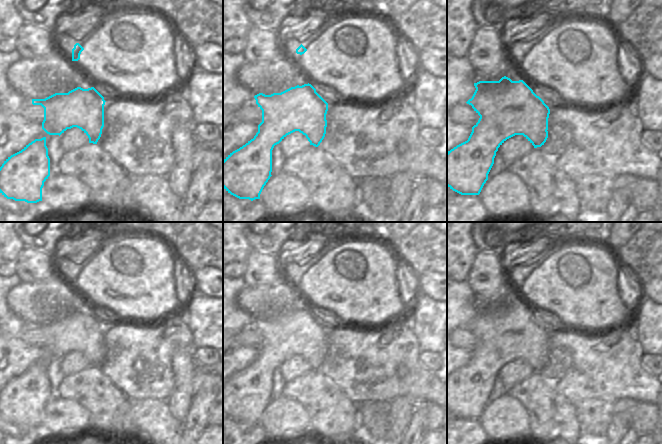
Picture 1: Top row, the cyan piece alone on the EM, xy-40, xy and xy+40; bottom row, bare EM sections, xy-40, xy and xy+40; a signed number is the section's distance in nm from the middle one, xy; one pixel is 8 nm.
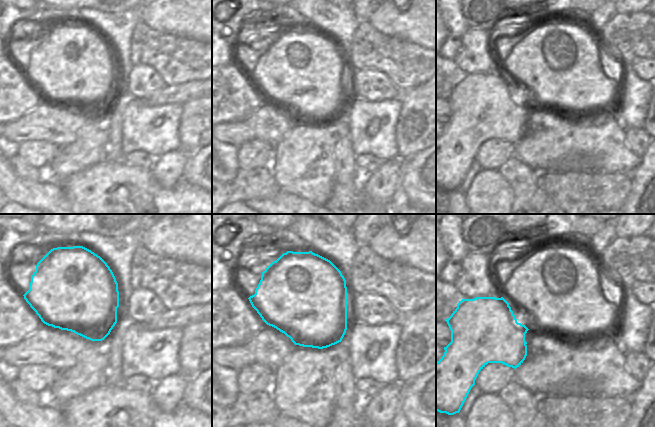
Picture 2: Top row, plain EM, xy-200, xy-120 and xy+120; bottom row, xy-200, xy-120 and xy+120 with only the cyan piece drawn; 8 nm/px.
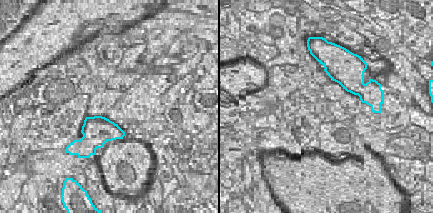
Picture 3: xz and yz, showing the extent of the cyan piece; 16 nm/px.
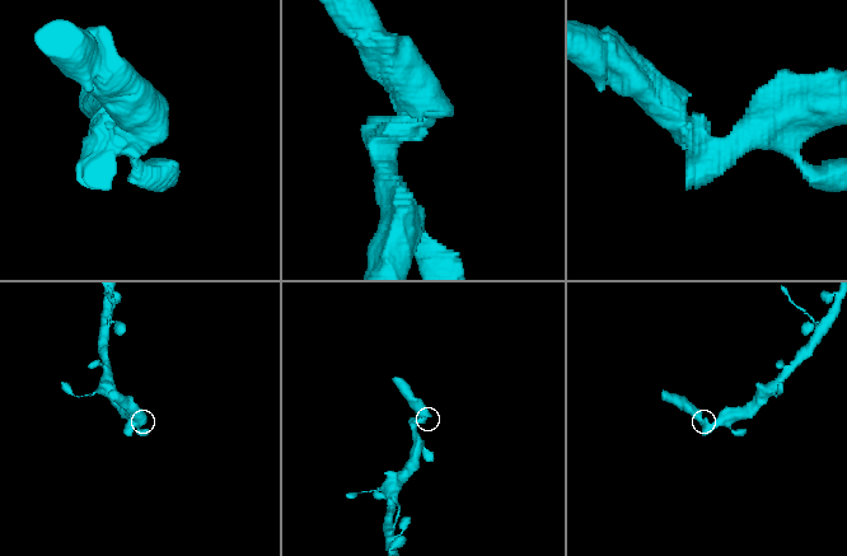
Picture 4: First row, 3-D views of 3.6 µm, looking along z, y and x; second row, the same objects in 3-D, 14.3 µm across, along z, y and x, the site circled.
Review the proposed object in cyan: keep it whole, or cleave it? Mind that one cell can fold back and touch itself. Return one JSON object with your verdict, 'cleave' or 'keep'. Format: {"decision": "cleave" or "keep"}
{"decision": "cleave"}

